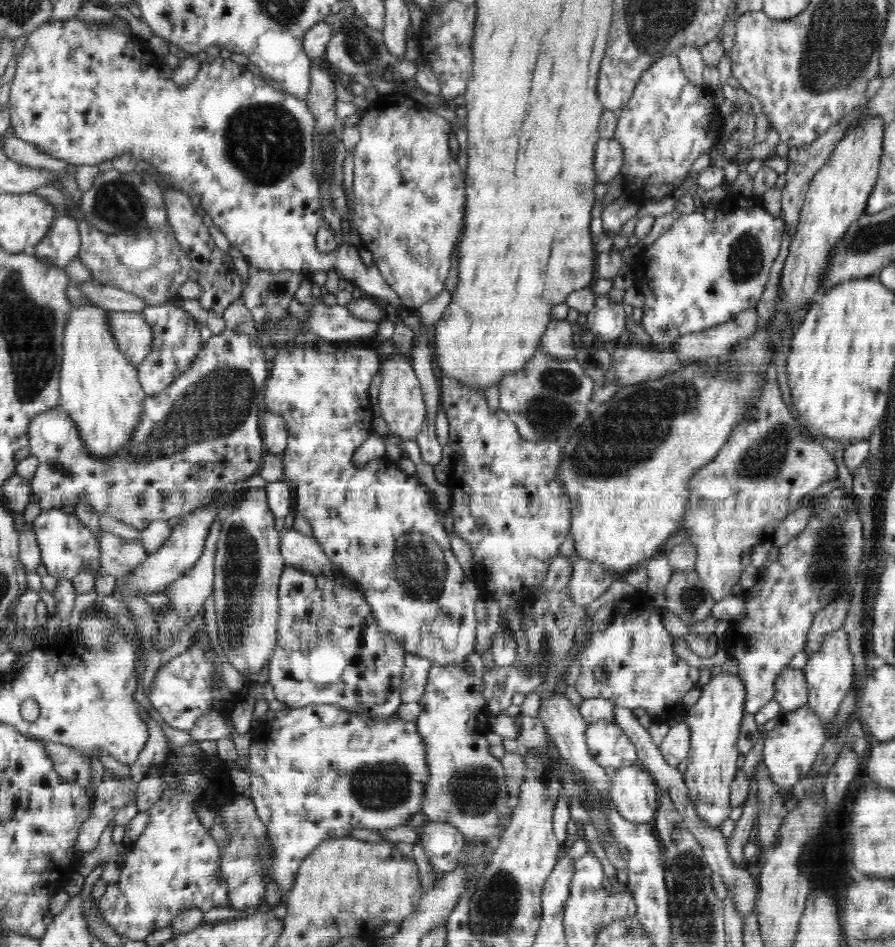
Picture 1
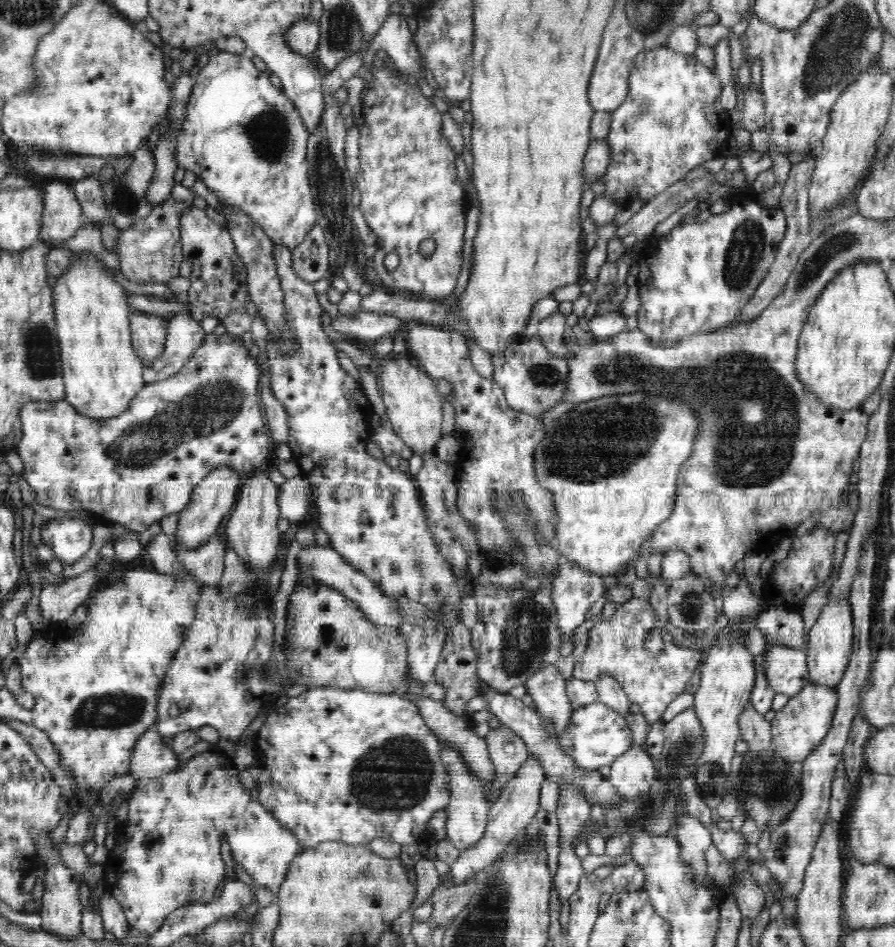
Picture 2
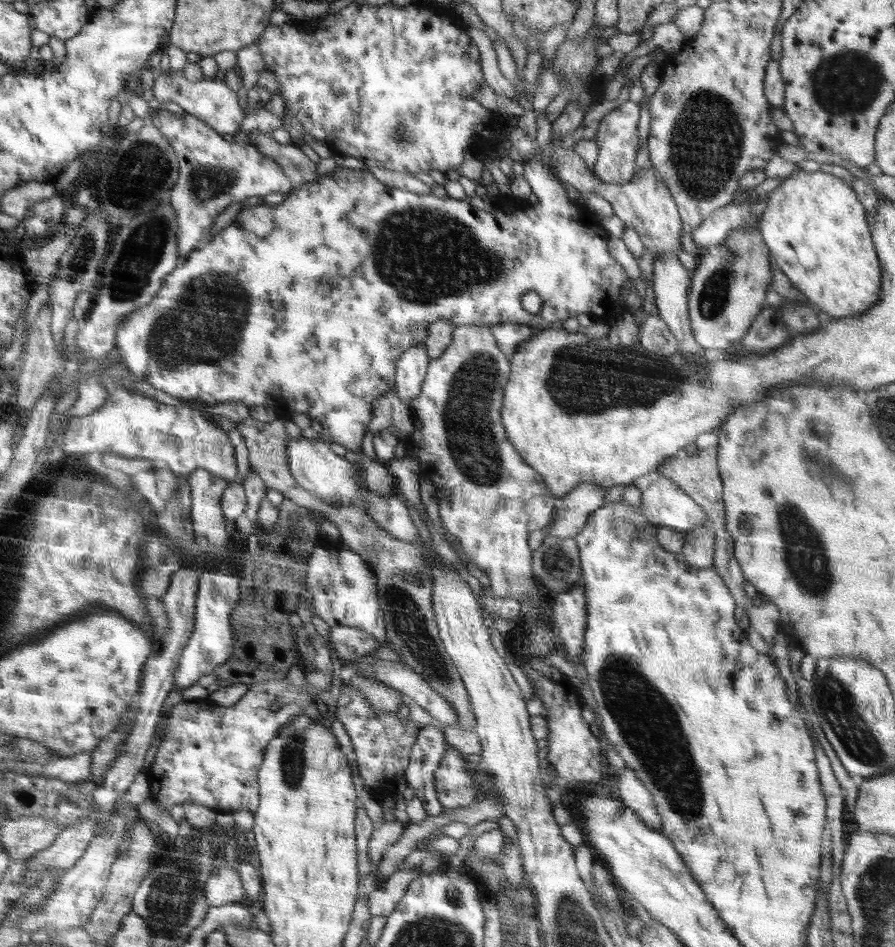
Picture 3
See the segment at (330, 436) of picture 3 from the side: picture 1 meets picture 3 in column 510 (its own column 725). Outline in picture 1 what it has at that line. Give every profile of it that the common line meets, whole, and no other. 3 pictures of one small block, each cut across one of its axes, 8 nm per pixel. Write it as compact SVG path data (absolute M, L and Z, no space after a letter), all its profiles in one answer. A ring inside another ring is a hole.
M727 194L715 205L716 218L708 222L702 215L680 215L667 232L660 235L634 263L635 286L644 295L641 325L651 336L653 348L668 350L681 336L731 321L738 313L755 308L768 284L770 268L778 258L783 219L773 217L763 208L762 196Z

